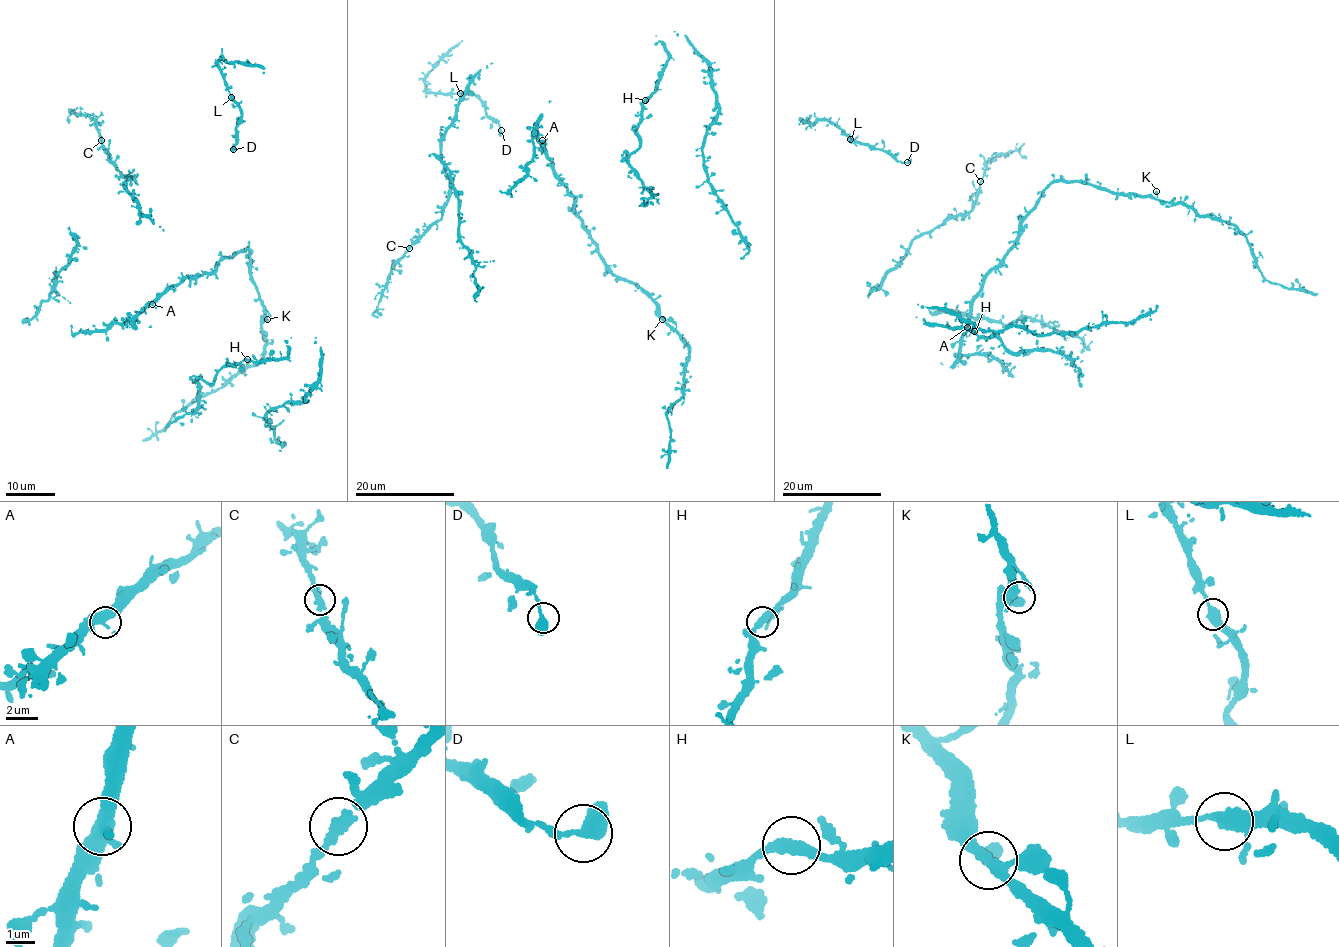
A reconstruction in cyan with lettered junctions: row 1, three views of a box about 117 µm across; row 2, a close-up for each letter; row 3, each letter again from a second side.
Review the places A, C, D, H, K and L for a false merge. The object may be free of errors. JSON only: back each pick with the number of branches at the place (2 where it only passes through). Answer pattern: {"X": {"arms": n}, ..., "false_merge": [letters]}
{"false_merge": []}

